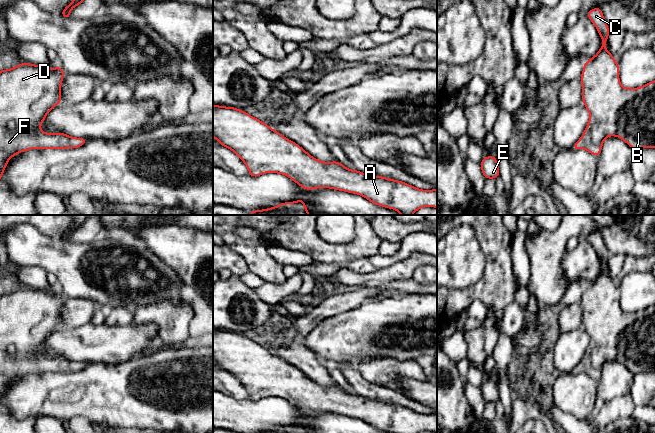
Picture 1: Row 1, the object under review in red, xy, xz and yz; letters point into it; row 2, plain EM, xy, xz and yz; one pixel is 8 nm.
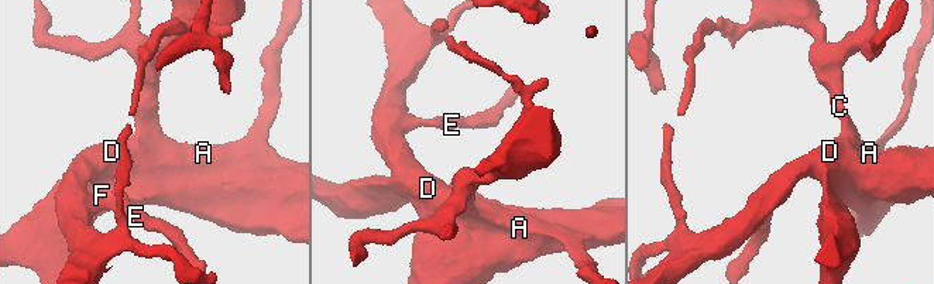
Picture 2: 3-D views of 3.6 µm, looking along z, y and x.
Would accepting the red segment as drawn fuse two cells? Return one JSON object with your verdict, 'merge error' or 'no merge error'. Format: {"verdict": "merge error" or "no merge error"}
{"verdict": "no merge error"}

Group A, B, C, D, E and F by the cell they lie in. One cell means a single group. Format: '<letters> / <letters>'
A B C D E F

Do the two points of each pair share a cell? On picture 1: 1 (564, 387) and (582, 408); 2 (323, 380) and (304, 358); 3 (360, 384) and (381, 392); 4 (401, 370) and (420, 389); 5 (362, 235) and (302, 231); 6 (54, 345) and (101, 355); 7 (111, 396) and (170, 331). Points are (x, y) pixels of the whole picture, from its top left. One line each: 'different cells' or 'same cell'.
1: same cell
2: same cell
3: same cell
4: different cells
5: same cell
6: same cell
7: different cells

